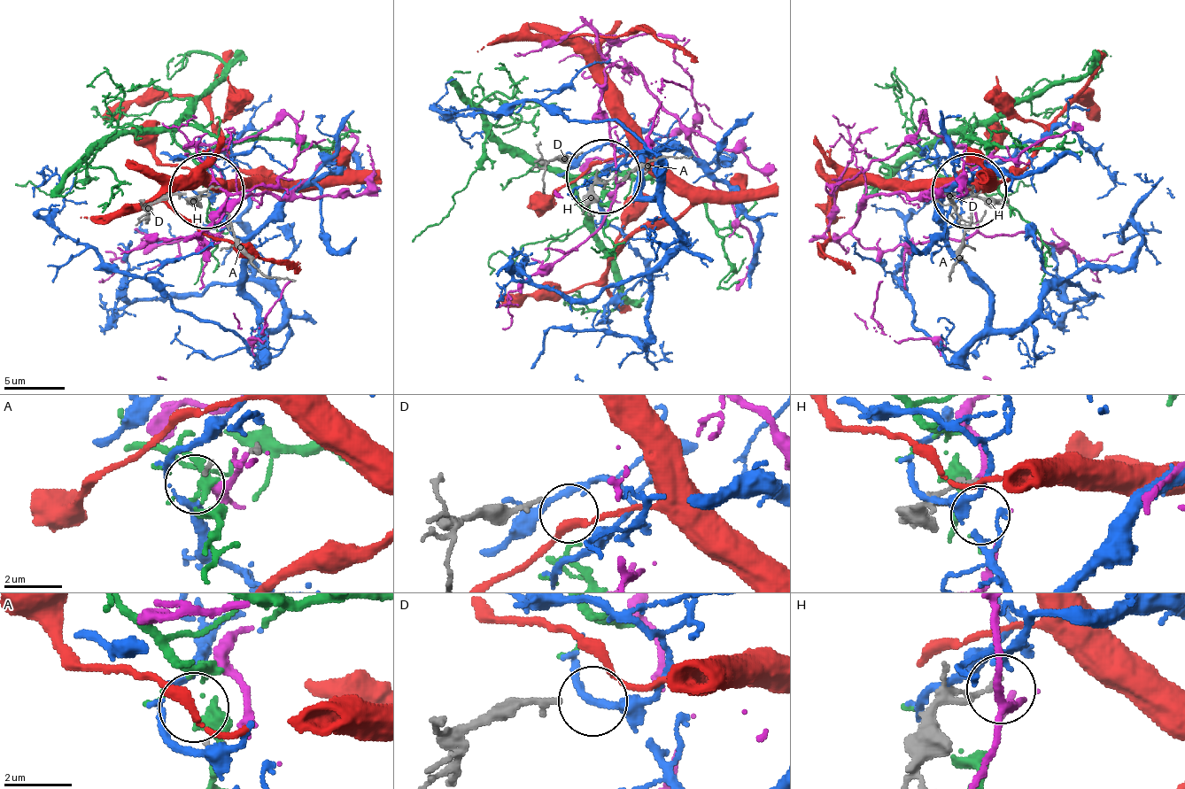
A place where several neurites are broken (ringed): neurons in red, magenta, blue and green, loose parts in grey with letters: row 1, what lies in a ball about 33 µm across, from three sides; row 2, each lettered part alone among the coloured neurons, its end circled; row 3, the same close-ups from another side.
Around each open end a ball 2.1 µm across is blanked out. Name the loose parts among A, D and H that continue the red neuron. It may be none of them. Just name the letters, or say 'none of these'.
none of these

